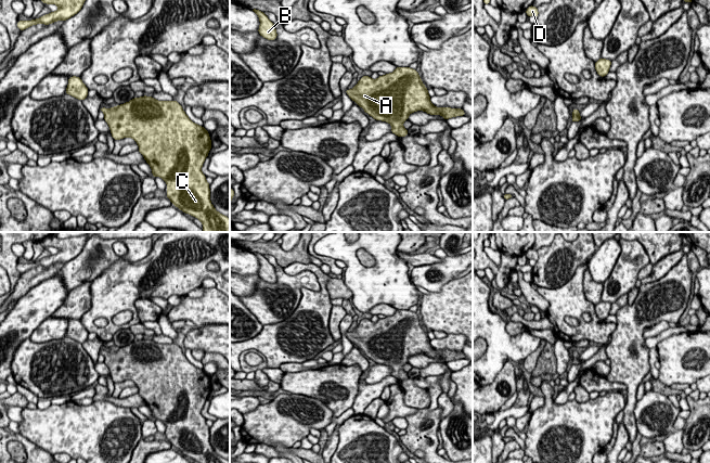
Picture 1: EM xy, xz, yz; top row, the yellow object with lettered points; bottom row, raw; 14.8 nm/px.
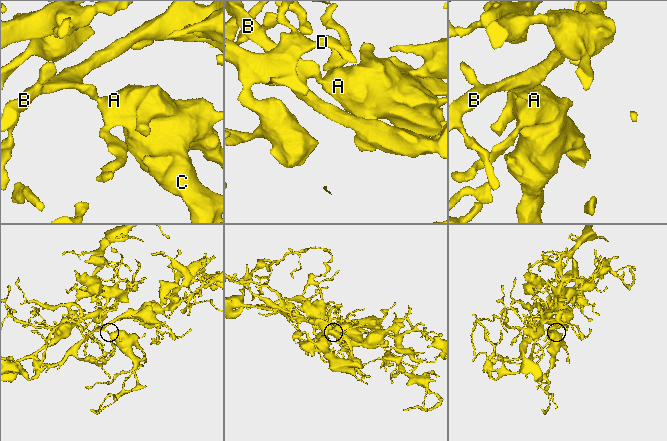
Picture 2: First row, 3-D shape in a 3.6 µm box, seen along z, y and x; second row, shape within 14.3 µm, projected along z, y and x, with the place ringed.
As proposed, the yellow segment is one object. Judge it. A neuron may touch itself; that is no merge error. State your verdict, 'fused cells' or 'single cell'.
single cell

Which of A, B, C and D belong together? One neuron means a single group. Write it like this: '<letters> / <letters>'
A B C D

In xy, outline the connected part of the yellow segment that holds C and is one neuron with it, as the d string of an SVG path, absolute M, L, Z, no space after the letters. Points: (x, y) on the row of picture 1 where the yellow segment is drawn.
M143 95L108 110L100 107L100 111L105 115L104 120L109 126L114 140L132 138L137 142L138 151L152 168L152 176L160 177L167 183L166 197L171 201L172 205L201 220L204 232L230 232L230 219L215 209L210 202L210 184L202 172L202 166L212 145L209 132L203 126L193 123L176 100L166 102Z

